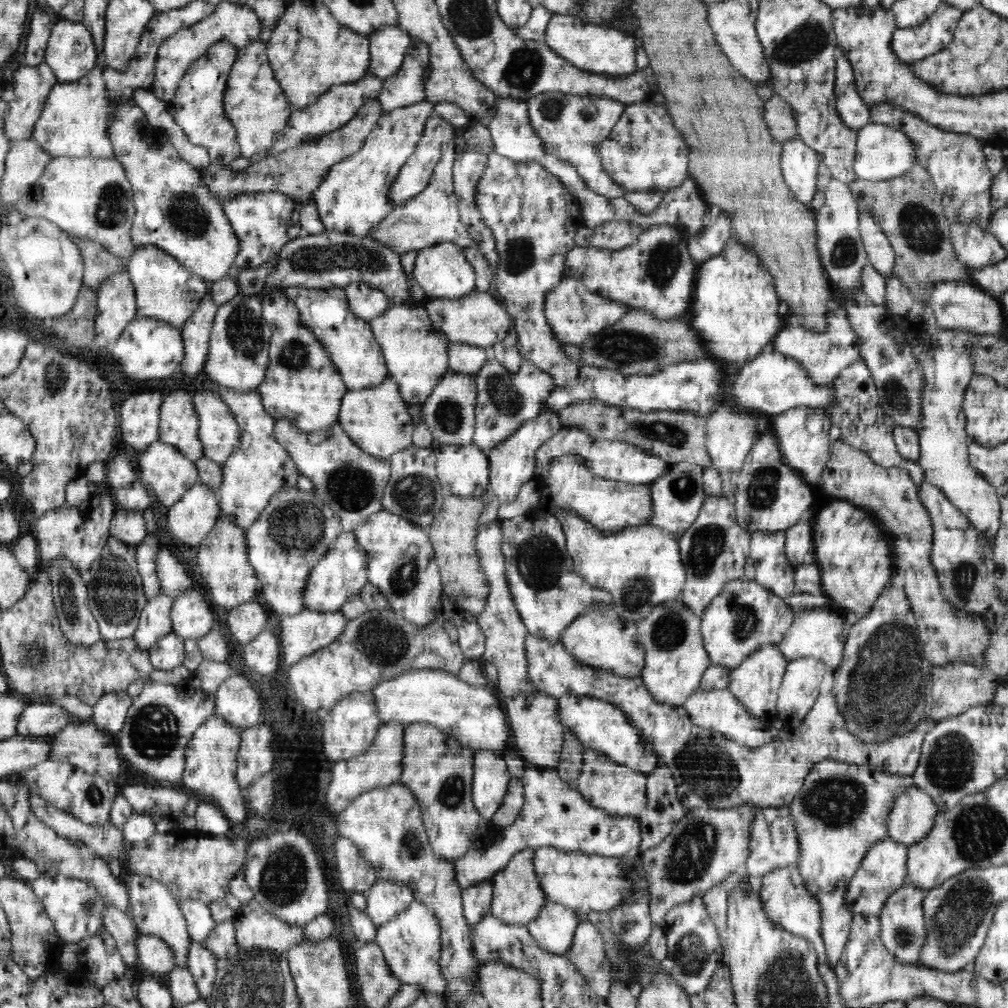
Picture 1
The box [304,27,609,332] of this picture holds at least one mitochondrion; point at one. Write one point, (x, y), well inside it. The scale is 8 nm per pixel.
(524, 67)

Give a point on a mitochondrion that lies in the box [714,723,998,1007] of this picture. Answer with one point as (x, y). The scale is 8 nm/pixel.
(963, 909)

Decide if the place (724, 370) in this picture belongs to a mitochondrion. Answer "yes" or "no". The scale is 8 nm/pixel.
no

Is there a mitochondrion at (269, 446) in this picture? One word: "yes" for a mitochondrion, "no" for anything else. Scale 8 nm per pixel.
no

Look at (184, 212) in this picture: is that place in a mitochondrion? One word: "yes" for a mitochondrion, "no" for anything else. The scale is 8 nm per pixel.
yes

